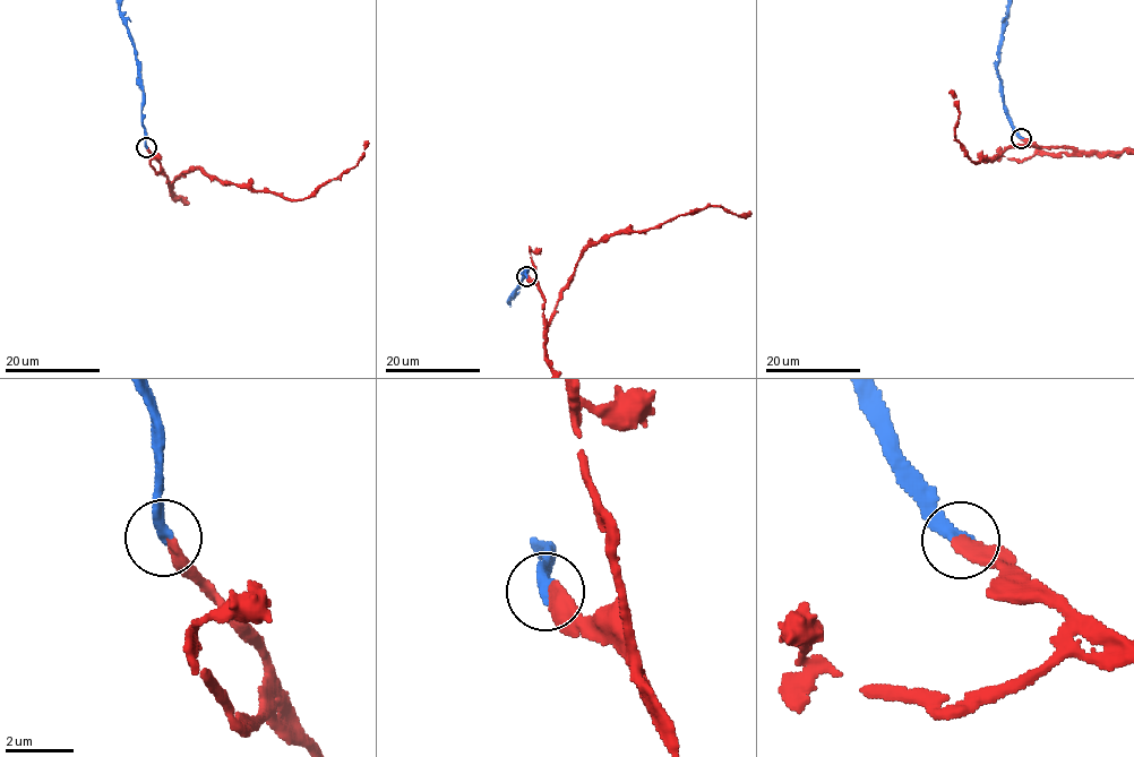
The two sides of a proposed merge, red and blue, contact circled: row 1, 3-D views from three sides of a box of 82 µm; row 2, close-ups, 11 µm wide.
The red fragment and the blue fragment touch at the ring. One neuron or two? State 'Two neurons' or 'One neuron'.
One neuron

